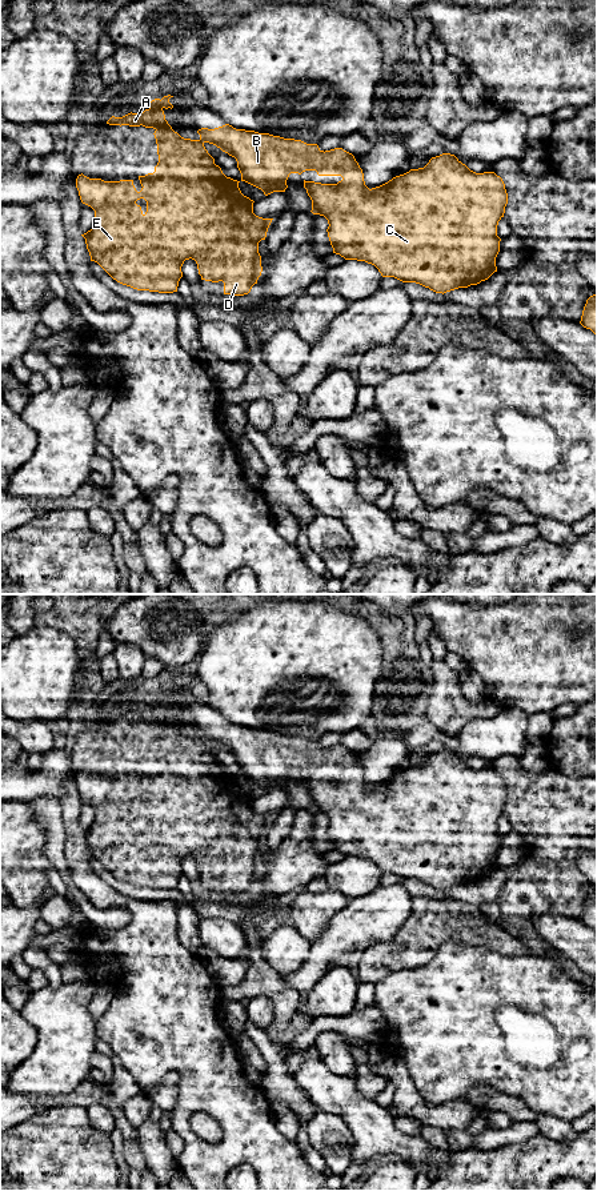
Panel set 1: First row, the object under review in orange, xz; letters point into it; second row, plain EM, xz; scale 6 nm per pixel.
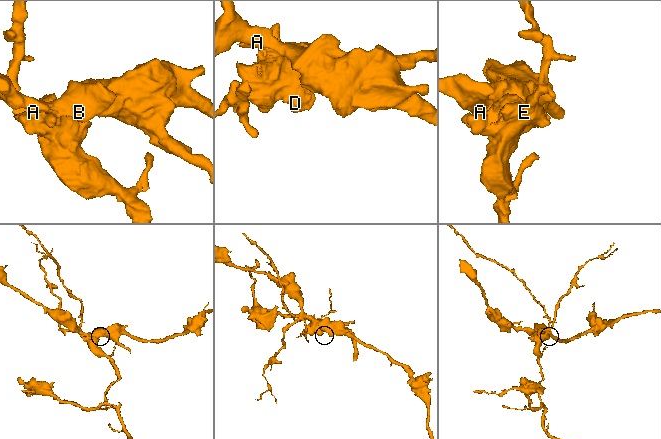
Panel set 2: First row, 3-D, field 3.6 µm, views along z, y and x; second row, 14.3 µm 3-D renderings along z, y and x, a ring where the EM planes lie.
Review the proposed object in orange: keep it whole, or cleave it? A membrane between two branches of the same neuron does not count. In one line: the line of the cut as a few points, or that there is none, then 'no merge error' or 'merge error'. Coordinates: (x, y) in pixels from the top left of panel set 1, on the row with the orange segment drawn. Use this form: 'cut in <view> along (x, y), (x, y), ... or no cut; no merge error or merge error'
cut in xz along (149, 108), (161, 109); merge error

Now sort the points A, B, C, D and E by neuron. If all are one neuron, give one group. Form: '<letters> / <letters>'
A D E / B C

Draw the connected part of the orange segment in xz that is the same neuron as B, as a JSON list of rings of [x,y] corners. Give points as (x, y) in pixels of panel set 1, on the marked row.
[[[229,124],[215,129],[201,128],[197,133],[204,143],[213,144],[235,157],[241,173],[241,181],[261,189],[265,196],[273,192],[285,192],[291,173],[301,175],[305,171],[316,171],[318,176],[341,176],[342,180],[337,184],[304,180],[304,188],[312,200],[310,212],[328,220],[329,226],[326,232],[333,253],[340,254],[345,260],[372,264],[382,277],[394,277],[402,282],[416,282],[444,294],[458,288],[477,285],[497,272],[496,257],[500,252],[501,241],[497,236],[497,225],[504,217],[508,193],[502,179],[494,172],[476,173],[454,155],[442,153],[432,157],[424,168],[410,169],[380,187],[369,189],[365,185],[362,169],[354,156],[342,148],[324,152],[317,144],[236,129]]]

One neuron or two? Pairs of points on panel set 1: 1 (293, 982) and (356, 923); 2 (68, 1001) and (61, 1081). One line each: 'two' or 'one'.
1: one
2: one

